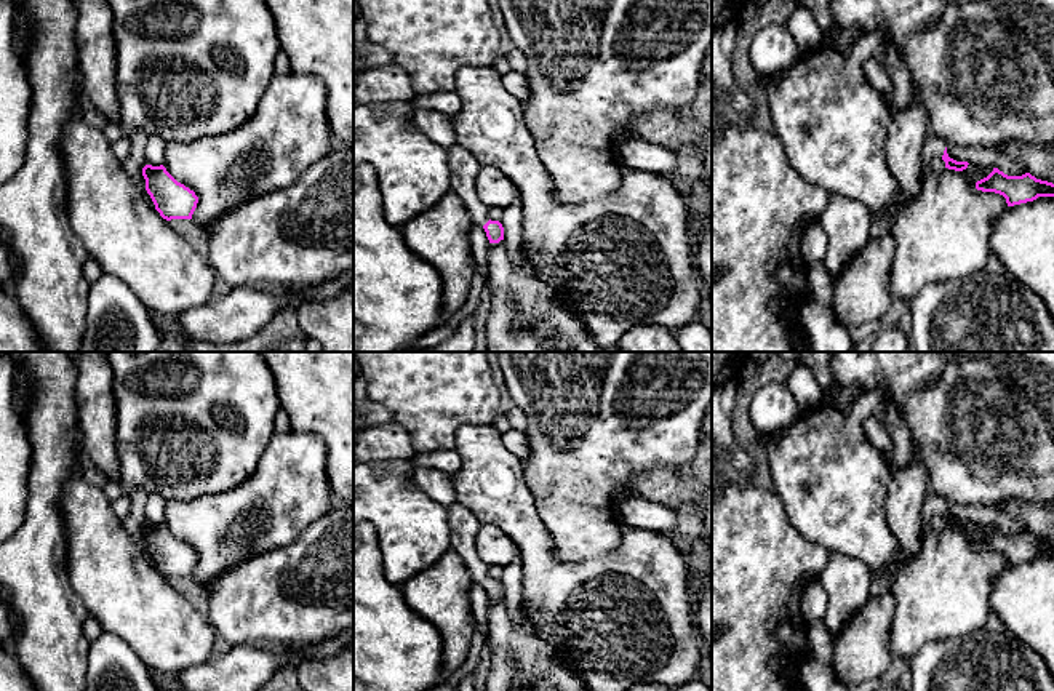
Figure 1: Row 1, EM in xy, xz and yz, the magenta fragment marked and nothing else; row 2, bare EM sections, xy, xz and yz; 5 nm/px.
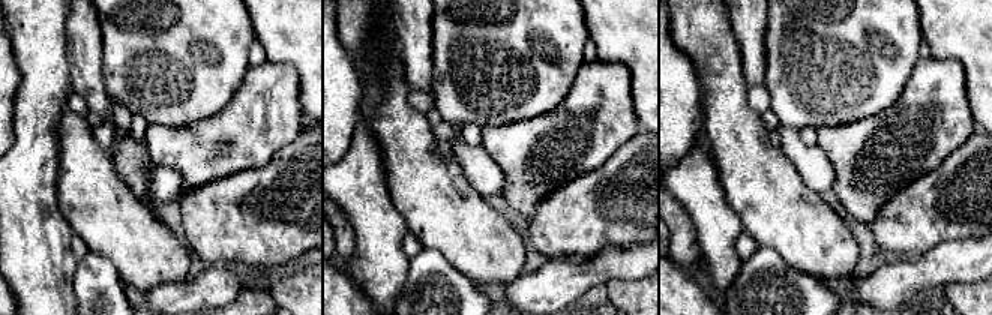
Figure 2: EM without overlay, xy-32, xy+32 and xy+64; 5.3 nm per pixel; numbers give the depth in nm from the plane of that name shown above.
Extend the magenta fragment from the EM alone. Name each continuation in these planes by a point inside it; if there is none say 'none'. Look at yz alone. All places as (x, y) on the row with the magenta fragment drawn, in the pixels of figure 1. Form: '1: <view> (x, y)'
1: yz (934, 147)

